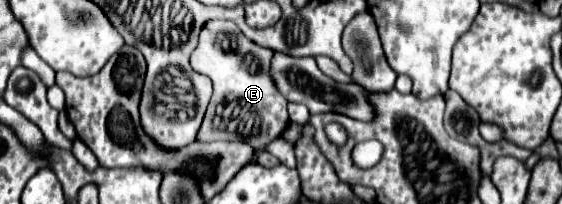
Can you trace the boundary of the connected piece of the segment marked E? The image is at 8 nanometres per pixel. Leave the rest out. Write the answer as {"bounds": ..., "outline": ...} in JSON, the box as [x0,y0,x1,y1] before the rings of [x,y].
{"bounds":[191,20,289,168],"outline":[[[211,20],[203,26],[199,46],[191,54],[193,70],[213,80],[213,98],[199,130],[199,140],[247,140],[259,152],[259,164],[269,168],[277,166],[279,160],[265,152],[265,148],[289,124],[287,98],[271,82],[271,56],[273,50],[257,46],[237,32],[231,22],[223,20]]]}

